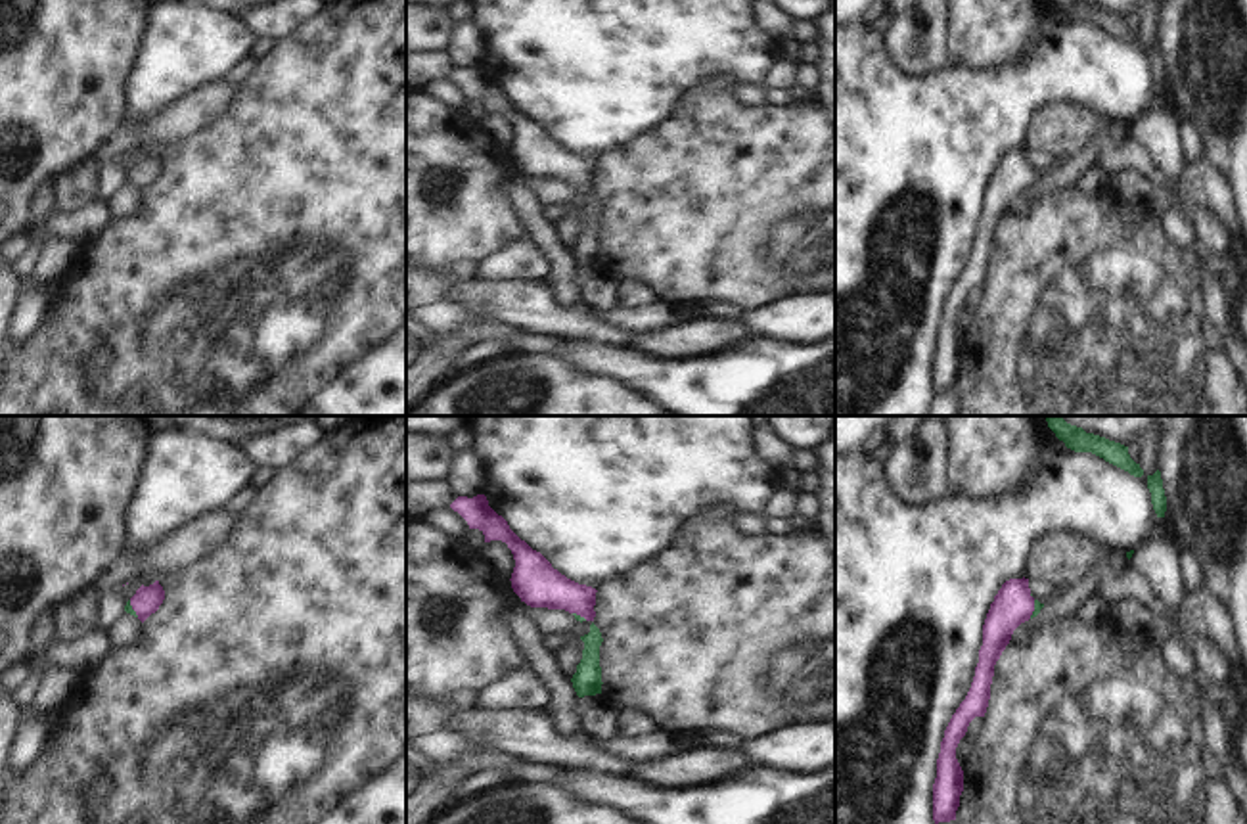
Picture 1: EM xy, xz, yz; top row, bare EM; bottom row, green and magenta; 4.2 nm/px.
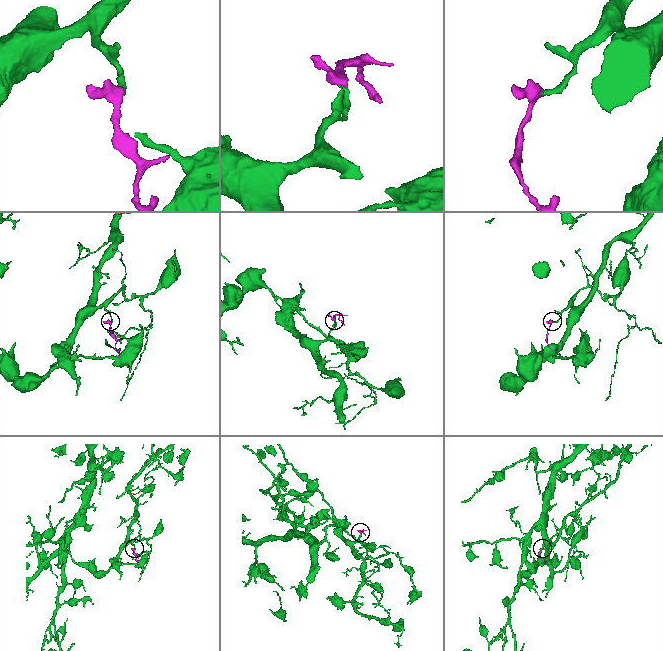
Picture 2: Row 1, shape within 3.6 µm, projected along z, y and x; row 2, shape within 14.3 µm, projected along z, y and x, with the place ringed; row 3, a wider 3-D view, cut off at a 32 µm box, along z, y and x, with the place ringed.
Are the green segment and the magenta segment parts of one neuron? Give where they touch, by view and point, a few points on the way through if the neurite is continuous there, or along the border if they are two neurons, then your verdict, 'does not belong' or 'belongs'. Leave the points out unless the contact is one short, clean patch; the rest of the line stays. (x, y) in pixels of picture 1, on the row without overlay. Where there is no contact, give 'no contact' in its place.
yz (1035, 181) | across yz (1039, 177), (1035, 181), (1014, 175) | belongs

